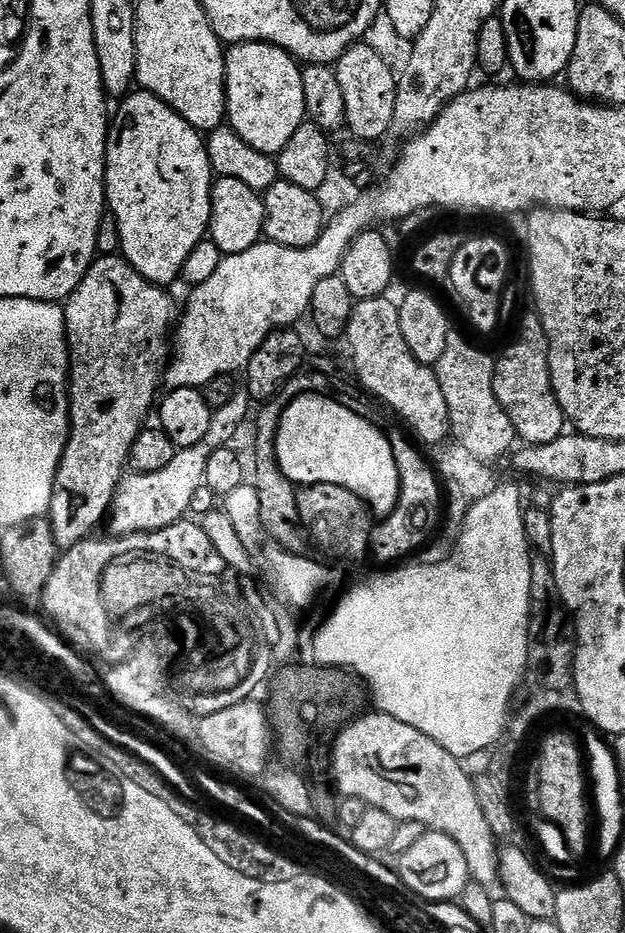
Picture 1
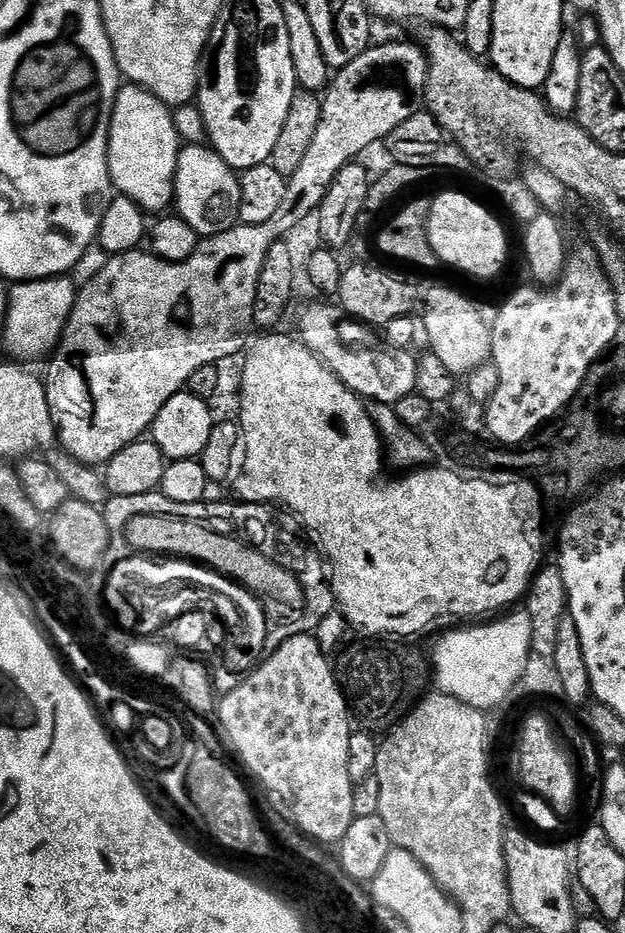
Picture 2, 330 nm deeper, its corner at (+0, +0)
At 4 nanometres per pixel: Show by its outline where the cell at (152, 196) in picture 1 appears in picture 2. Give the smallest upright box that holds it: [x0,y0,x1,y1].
[106,87,182,213]

